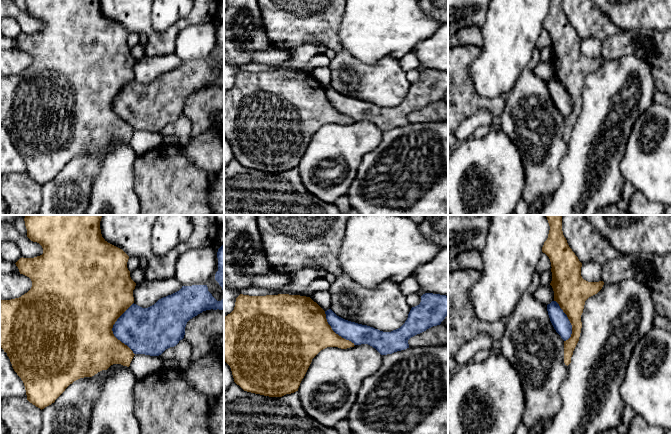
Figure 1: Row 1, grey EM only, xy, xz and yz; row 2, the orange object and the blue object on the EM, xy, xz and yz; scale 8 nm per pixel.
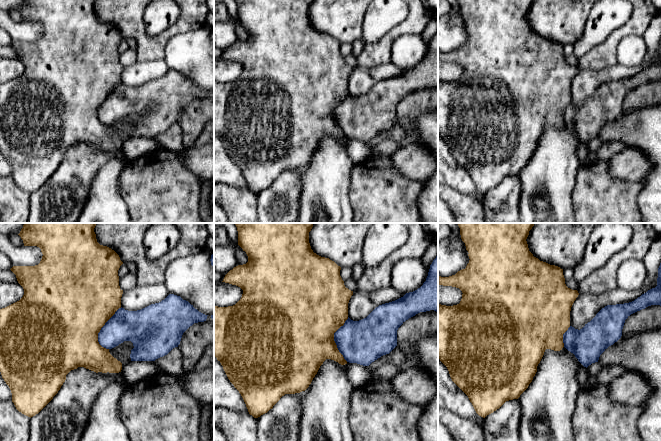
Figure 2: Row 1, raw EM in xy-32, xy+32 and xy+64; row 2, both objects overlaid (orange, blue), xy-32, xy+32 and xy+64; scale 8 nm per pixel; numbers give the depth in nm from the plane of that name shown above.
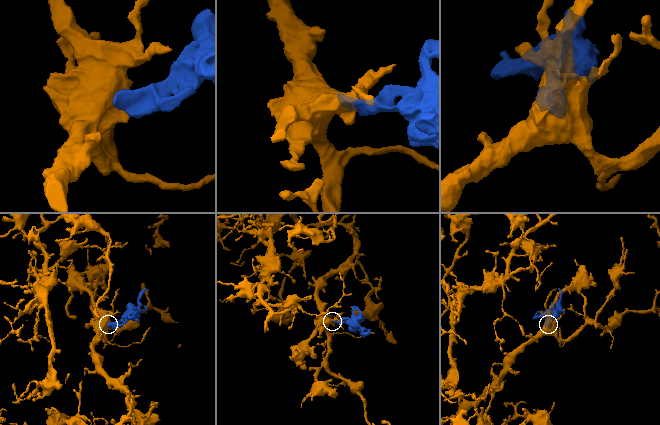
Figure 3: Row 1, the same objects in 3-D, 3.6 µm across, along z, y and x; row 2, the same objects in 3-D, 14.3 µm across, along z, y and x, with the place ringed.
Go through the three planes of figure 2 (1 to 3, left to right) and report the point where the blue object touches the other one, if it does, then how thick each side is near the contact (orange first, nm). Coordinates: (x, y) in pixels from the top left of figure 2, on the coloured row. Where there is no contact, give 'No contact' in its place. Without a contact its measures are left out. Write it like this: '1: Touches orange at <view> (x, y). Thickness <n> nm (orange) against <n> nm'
1: Touches orange at xy-32 (101, 327). Thickness 500 nm (orange) against 240 nm
2: Touches orange at xy+32 (333, 339). Thickness 500 nm (orange) against 340 nm
3: Touches orange at xy+64 (562, 336). Thickness 500 nm (orange) against 280 nm

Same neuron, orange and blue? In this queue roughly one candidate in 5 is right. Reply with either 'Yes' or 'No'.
No

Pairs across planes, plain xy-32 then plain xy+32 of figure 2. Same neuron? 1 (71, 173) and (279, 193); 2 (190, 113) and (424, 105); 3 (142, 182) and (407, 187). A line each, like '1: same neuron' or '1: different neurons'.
1: same neuron
2: same neuron
3: same neuron

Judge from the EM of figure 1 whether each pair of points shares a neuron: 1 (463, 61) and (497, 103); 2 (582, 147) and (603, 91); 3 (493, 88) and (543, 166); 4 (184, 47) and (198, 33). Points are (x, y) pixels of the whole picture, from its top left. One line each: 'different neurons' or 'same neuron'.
1: same neuron
2: same neuron
3: different neurons
4: same neuron

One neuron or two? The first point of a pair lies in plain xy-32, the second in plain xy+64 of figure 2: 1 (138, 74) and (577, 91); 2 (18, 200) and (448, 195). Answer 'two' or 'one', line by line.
1: one
2: one

